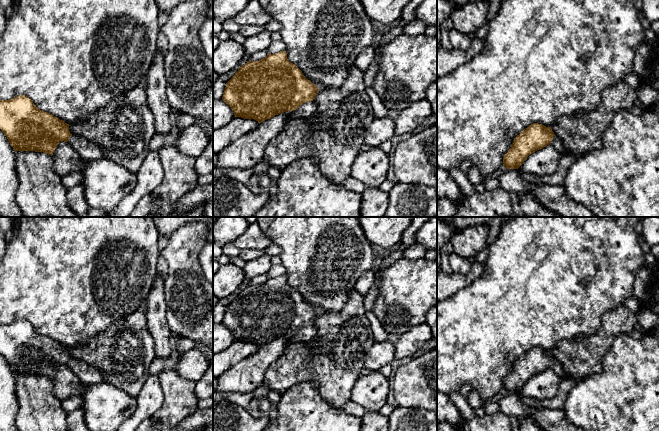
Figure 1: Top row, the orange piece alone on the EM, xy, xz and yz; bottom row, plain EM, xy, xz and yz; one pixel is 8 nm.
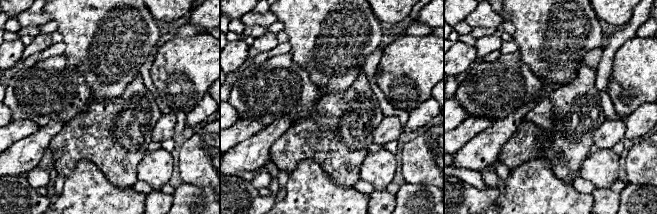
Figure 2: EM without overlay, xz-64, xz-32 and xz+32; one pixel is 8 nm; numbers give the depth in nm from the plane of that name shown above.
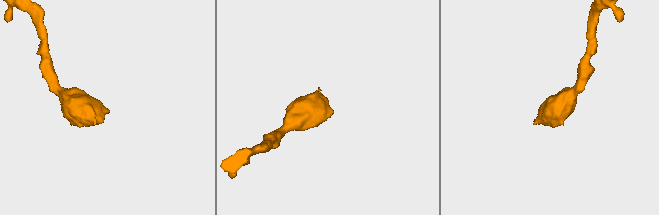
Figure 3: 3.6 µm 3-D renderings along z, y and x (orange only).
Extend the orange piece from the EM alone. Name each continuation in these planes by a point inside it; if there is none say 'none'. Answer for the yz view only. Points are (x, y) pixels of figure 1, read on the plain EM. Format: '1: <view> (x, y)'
1: yz (556, 366)

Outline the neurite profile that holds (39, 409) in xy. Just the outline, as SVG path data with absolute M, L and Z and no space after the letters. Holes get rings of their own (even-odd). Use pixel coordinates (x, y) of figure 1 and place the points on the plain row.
M15 375L18 431L69 431L67 412L53 392L51 379L35 375Z

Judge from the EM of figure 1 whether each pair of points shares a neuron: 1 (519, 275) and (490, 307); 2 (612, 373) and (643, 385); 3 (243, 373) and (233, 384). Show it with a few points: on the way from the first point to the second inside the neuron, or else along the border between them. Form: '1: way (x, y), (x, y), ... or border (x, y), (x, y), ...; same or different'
1: way (514, 283), (498, 299); same
2: way (620, 373), (631, 373), (635, 377); same
3: way (241, 376), (236, 381); same

